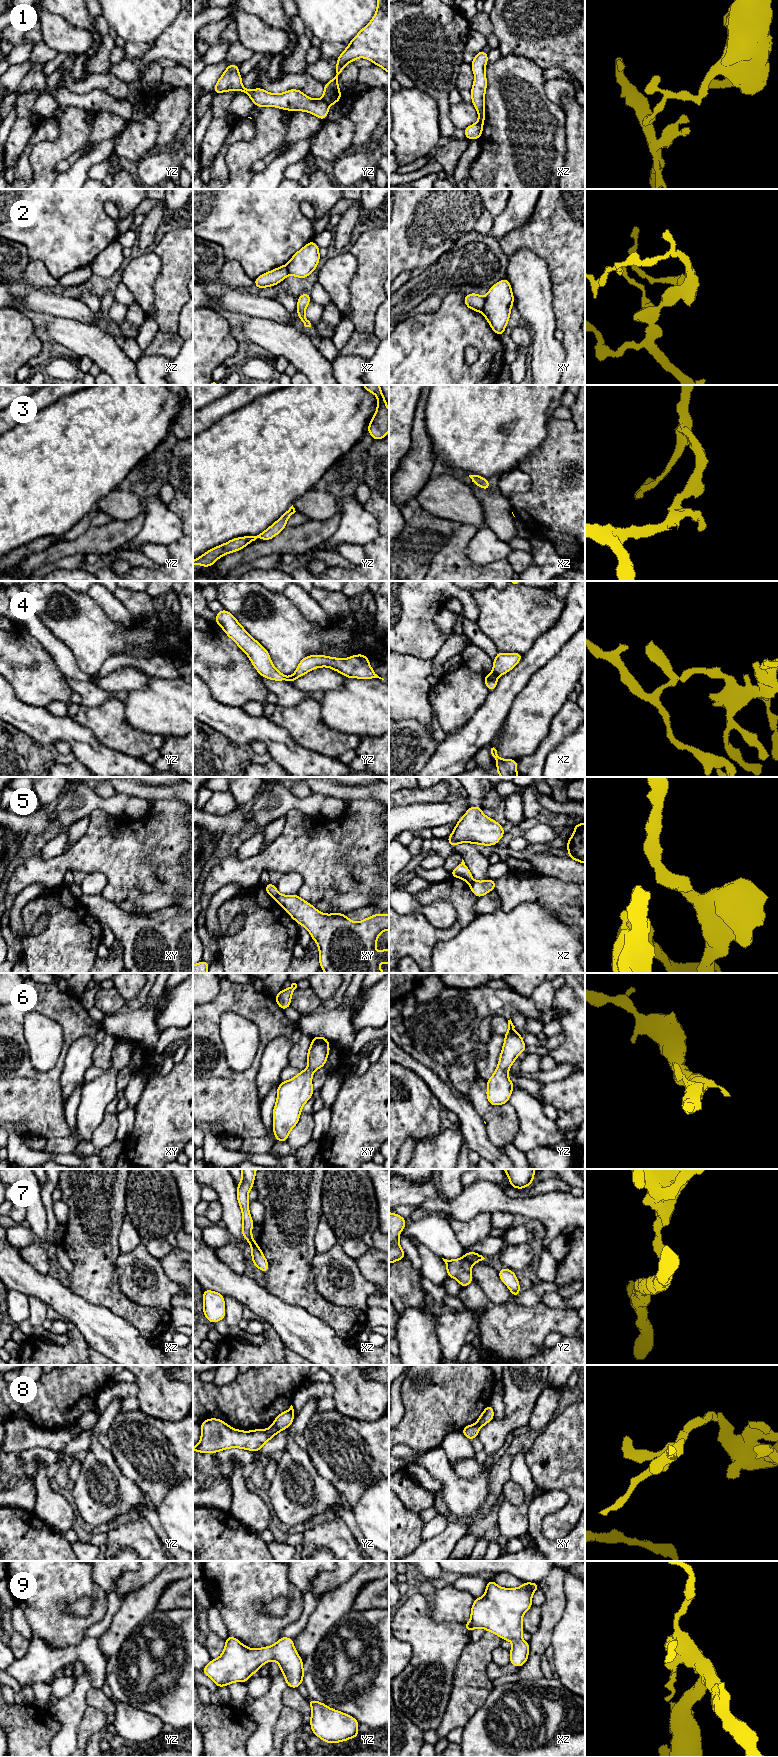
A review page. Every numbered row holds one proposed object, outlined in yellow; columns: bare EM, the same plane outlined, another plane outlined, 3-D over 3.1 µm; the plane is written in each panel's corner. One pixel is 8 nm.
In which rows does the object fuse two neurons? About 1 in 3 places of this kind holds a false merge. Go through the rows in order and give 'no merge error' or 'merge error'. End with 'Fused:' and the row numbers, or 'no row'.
1: merge error
2: merge error
3: no merge error
4: merge error
5: merge error
6: no merge error
7: merge error
8: merge error
9: no merge error
Fused: 1, 2, 4, 5, 7, 8

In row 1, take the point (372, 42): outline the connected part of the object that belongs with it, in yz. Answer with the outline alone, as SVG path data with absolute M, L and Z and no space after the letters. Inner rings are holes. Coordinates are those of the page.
M377 0L376 14L338 56L335 77L324 84L322 99L329 106L342 97L338 86L342 70L348 63L361 57L371 60L389 74L389 0Z

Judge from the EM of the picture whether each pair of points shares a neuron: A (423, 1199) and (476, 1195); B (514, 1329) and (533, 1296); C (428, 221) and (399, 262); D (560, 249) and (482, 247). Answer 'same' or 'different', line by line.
A: same
B: different
C: same
D: different

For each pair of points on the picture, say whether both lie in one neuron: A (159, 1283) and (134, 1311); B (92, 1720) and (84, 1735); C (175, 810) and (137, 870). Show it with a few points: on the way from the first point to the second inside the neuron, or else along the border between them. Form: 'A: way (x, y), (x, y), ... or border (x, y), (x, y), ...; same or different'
A: border (121, 1291), (139, 1305), (162, 1308); different
B: way (91, 1724), (85, 1731); same
C: way (160, 823), (137, 846), (137, 855); same

